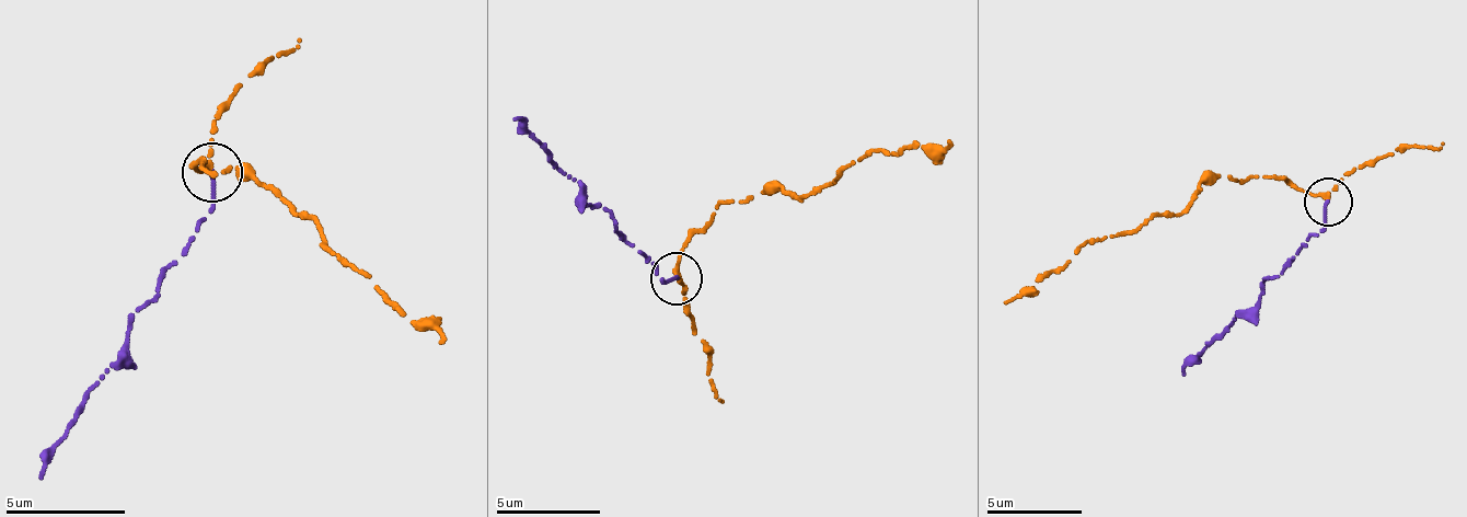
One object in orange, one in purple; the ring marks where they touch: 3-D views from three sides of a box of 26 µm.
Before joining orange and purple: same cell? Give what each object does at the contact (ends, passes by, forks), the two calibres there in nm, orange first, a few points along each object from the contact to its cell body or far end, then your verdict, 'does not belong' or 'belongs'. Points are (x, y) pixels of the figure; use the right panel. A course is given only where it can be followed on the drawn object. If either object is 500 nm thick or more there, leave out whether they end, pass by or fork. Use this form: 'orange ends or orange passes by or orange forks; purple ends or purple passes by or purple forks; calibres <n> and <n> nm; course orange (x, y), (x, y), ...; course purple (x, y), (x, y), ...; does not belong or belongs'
orange passes by; purple ends; calibres 220 and 170 nm; course orange (1328, 200), (1266, 175), (1246, 181), (1210, 181), (1173, 215), (1084, 243), (1072, 262), (1004, 302); course purple (1328, 200), (1321, 233), (1262, 282), (1250, 308), (1228, 323), (1184, 375); does not belong

